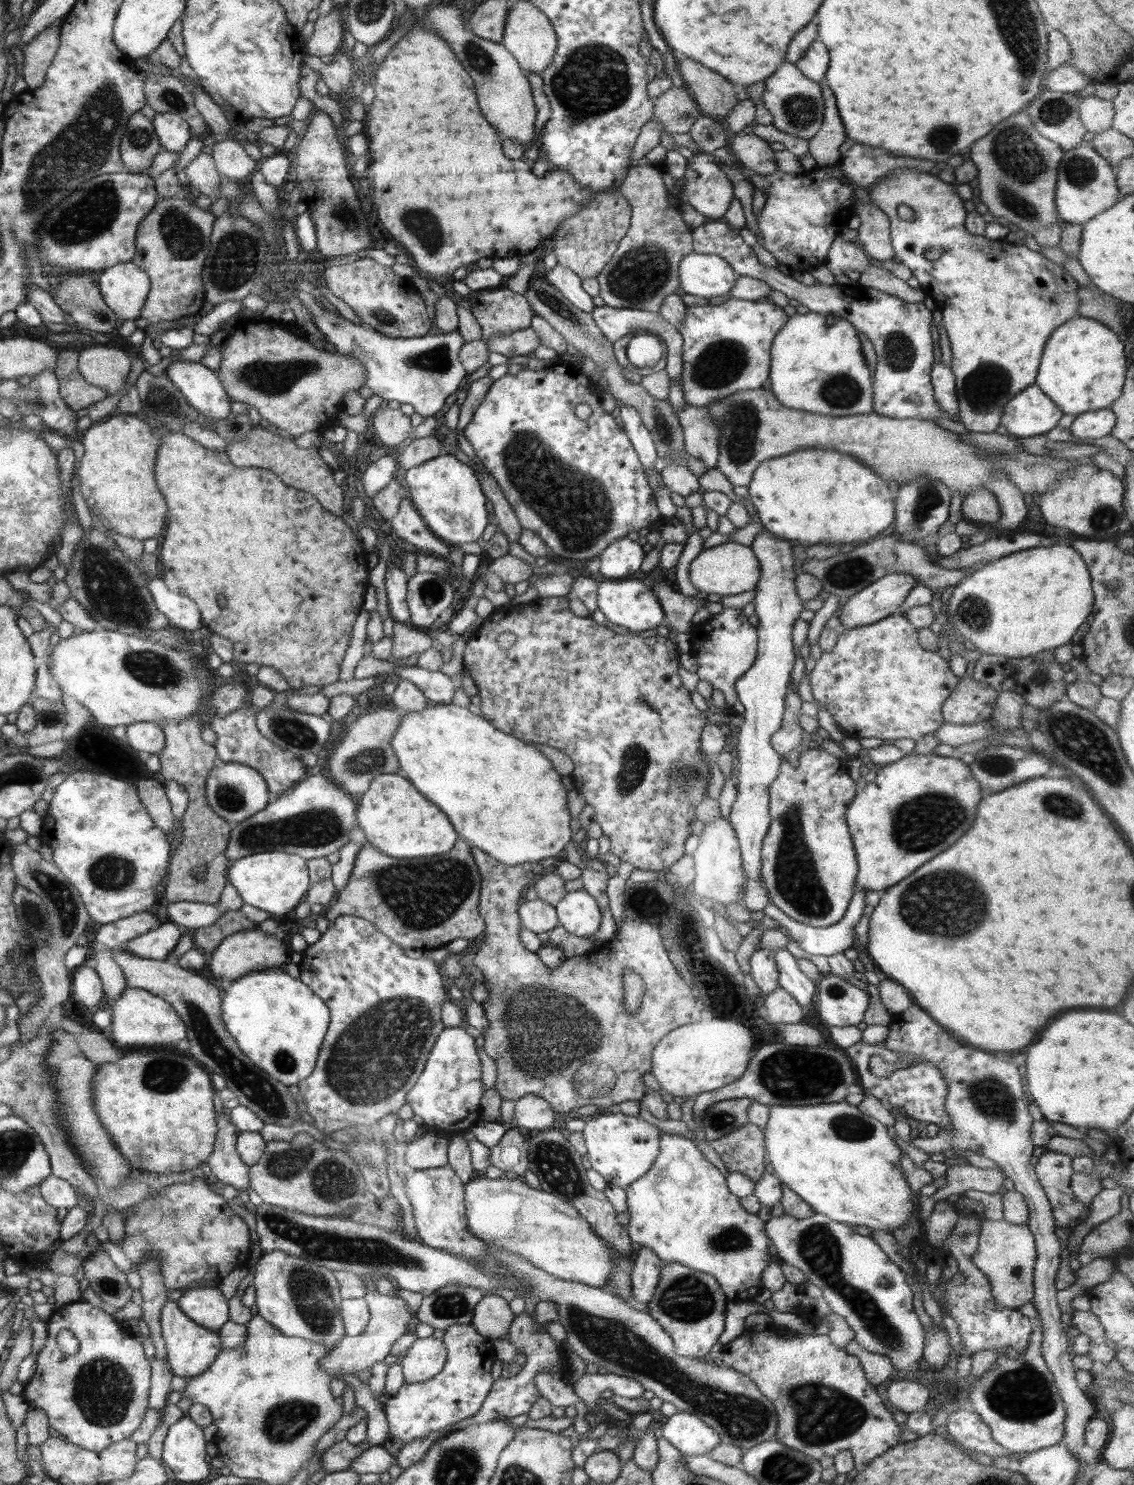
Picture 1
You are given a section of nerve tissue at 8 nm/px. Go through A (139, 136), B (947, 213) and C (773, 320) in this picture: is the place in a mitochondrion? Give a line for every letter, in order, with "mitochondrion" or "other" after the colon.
A: mitochondrion
B: other
C: other

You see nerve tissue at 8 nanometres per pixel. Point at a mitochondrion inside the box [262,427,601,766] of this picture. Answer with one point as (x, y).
(294, 733)

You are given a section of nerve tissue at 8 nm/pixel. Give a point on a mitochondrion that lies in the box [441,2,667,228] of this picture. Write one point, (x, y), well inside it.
(593, 80)

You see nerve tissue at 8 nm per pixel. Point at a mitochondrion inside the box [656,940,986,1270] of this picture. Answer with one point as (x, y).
(791, 1075)

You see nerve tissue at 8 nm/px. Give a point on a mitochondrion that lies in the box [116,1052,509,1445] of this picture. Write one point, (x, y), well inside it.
(369, 1252)

